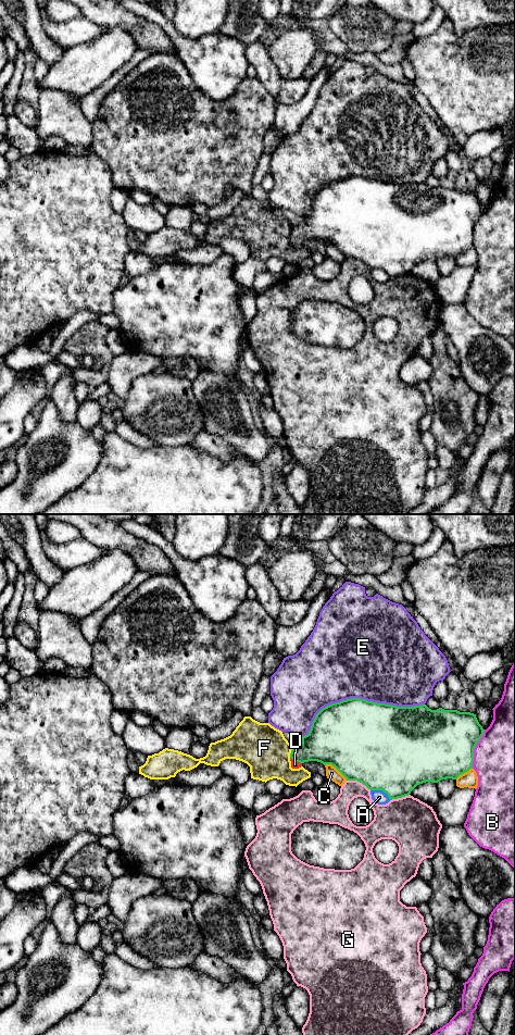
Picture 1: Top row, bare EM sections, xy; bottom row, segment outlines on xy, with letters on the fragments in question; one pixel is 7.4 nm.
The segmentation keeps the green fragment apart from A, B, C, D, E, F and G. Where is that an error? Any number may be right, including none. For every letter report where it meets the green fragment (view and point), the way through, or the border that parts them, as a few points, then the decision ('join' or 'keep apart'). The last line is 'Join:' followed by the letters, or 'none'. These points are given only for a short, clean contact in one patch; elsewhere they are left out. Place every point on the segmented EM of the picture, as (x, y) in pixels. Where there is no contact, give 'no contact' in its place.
A: meets green in xy at (381, 789); keep apart
B: meets green in xy at (474, 748); keep apart
C: meets green in xy at (336, 768); keep apart
D: meets green in xy at (296, 761); runs through xy (324, 743), (308, 750), (296, 761), (294, 764); join
E: meets green in xy at (358, 698); keep apart
F: meets green in xy at (291, 752); keep apart
G: meets green in xy at (359, 781); keep apart
Join: D

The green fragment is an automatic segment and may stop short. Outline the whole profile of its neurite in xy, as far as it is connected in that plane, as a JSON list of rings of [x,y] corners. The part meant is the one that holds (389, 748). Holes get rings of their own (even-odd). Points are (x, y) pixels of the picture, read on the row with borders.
[[[351,698],[331,703],[316,714],[309,734],[302,737],[302,744],[291,750],[291,768],[299,769],[309,761],[331,764],[347,781],[357,781],[370,790],[382,790],[392,800],[409,796],[419,784],[456,780],[468,772],[473,769],[474,749],[483,732],[476,714],[470,712],[431,710],[426,704],[397,707]]]

